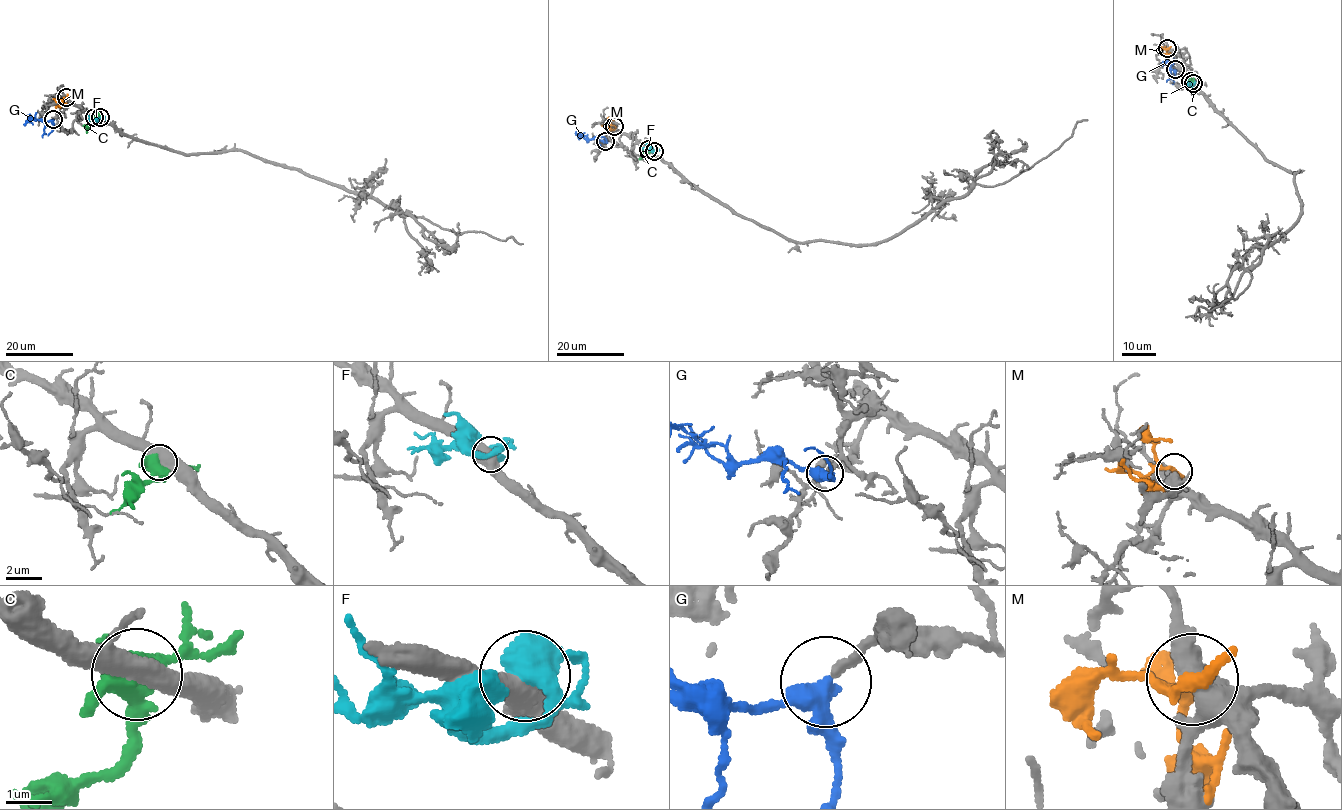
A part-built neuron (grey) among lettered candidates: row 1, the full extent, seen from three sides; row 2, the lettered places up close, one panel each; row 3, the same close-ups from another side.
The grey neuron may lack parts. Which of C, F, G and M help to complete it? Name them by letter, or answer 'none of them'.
G

